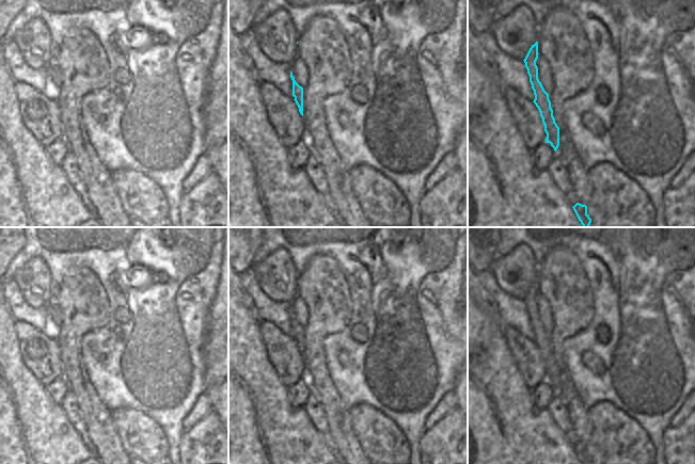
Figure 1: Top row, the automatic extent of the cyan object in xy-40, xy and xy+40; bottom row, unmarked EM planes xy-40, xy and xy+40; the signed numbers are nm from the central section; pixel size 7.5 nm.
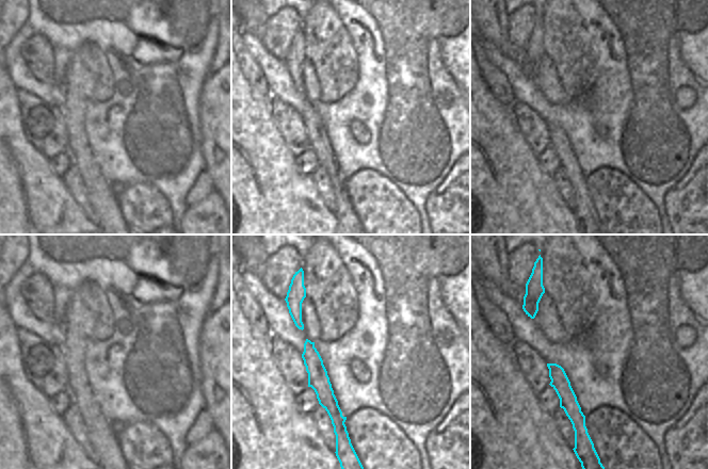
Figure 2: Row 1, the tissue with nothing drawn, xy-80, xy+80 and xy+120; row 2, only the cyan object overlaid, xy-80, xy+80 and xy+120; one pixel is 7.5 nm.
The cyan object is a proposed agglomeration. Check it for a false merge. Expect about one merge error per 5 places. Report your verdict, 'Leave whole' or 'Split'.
Leave whole.

